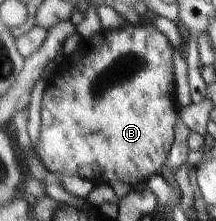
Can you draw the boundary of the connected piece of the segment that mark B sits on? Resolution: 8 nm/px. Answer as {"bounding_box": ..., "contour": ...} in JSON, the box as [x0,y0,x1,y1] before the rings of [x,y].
{"bounding_box":[35,19,178,188],"contour":[[[143,19],[137,24],[129,23],[118,29],[101,29],[94,36],[89,38],[80,36],[77,50],[73,52],[62,64],[52,68],[49,80],[45,86],[41,102],[41,126],[38,138],[38,145],[35,152],[42,161],[42,164],[54,174],[62,176],[72,176],[72,178],[82,178],[90,180],[95,186],[111,185],[112,182],[125,182],[131,184],[133,188],[148,180],[150,176],[160,172],[166,162],[171,144],[174,140],[174,129],[178,118],[178,104],[176,102],[176,88],[174,69],[172,64],[172,48],[168,38],[156,28],[153,21]]]}

